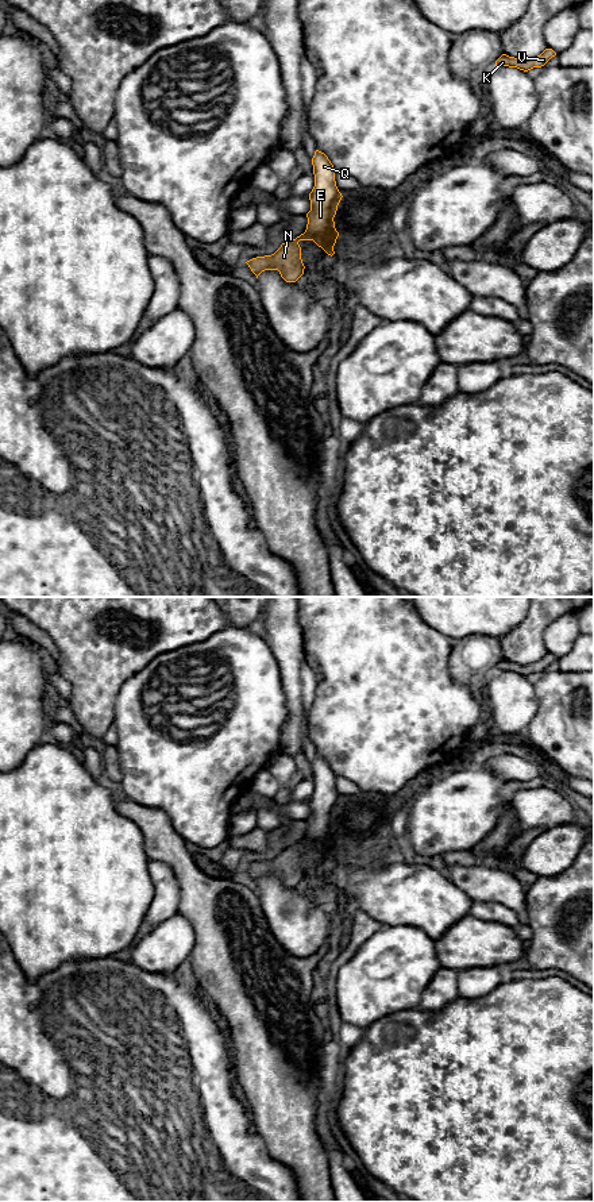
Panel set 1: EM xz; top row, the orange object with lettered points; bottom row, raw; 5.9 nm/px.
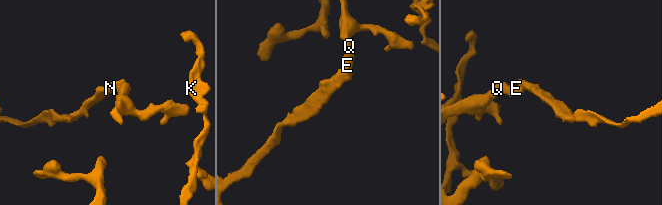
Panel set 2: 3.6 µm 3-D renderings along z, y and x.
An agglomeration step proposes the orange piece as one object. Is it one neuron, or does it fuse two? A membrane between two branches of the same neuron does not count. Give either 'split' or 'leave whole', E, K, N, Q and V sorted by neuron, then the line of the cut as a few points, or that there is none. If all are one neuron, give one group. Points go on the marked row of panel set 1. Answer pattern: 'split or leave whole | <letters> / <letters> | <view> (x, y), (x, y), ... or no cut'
split | E Q / K N V | xz (334, 226), (317, 232), (305, 232)

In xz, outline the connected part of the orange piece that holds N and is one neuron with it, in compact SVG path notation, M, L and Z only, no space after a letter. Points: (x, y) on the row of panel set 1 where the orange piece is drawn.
M329 228L319 234L304 232L293 240L286 240L281 247L271 255L256 257L246 263L251 271L256 276L265 270L278 270L281 277L286 282L296 282L304 274L304 263L301 259L300 240L313 240L319 247L321 247L328 255L333 255L333 246L339 232L336 228Z

